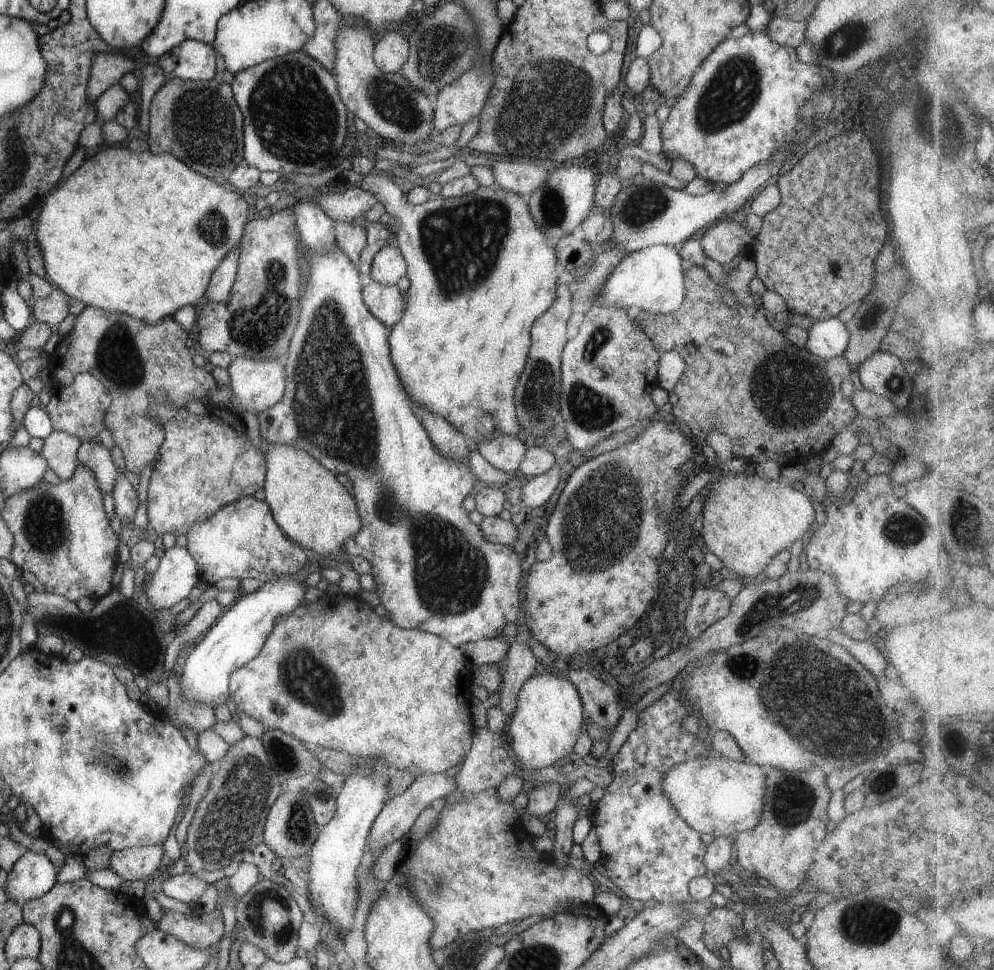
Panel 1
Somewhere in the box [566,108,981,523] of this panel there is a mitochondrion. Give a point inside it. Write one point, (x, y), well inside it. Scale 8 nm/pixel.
(640, 207)

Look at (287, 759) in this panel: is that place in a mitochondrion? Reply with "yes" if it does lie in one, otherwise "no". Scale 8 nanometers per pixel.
yes

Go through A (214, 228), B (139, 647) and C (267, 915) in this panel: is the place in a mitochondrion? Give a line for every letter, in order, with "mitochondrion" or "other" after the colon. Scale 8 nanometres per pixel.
A: mitochondrion
B: mitochondrion
C: mitochondrion

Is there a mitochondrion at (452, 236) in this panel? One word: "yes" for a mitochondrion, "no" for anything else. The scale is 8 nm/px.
yes

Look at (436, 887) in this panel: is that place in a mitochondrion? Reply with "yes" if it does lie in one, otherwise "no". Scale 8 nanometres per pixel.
yes

